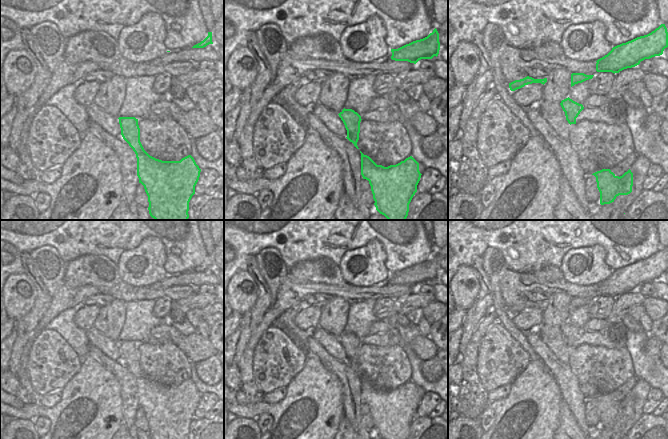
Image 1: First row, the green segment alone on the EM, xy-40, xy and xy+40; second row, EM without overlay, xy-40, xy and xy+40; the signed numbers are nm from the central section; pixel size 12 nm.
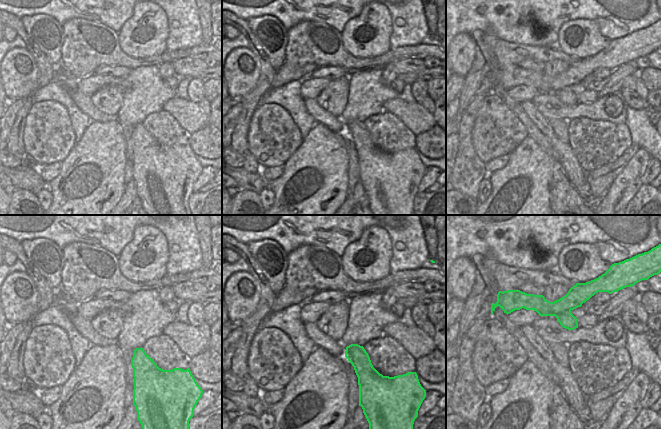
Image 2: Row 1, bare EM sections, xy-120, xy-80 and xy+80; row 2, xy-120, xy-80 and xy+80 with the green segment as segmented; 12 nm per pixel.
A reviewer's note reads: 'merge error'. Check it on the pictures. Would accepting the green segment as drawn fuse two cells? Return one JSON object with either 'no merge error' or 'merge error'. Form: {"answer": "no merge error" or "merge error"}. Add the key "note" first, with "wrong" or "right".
{"note": "right", "answer": "merge error"}

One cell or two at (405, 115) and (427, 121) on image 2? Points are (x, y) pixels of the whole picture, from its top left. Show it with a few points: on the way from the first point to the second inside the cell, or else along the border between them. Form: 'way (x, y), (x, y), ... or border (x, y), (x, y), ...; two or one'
way (410, 115), (413, 115), (418, 120), (422, 120); one

